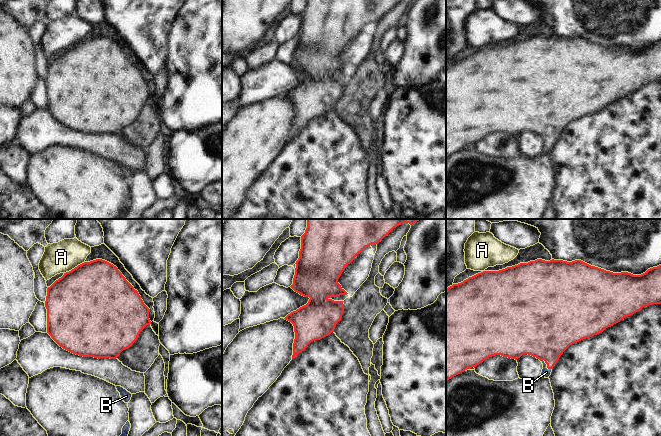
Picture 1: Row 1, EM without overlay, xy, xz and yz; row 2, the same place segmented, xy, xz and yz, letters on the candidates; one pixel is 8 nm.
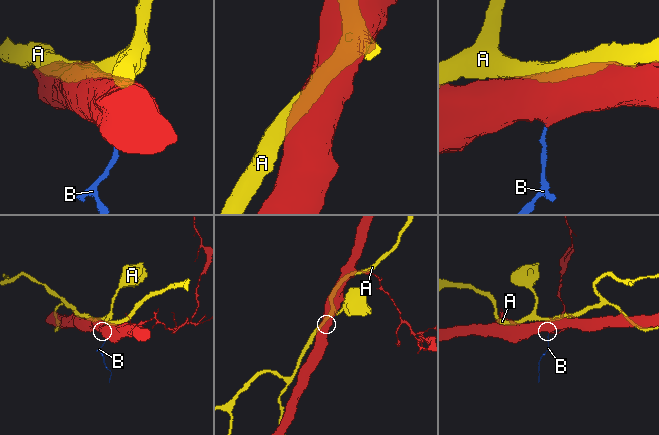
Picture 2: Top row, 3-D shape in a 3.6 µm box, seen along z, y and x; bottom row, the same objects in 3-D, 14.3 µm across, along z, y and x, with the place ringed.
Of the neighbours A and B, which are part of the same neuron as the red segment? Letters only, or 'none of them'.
B

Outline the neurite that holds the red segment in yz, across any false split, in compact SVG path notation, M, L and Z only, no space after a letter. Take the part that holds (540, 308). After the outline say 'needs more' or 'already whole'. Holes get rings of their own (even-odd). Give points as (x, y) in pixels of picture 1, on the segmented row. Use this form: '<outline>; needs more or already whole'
M537 259L528 263L520 263L512 267L507 267L499 271L483 271L469 277L461 283L453 284L446 289L446 381L467 369L472 367L475 368L489 357L501 355L517 360L524 354L539 359L543 364L541 376L548 378L551 375L554 365L570 345L602 333L606 328L620 322L625 317L633 315L643 307L652 304L661 304L661 265L650 268L641 275L633 275L628 272L613 273L606 271L591 266L581 260L567 262L554 259L550 261Z; needs more

